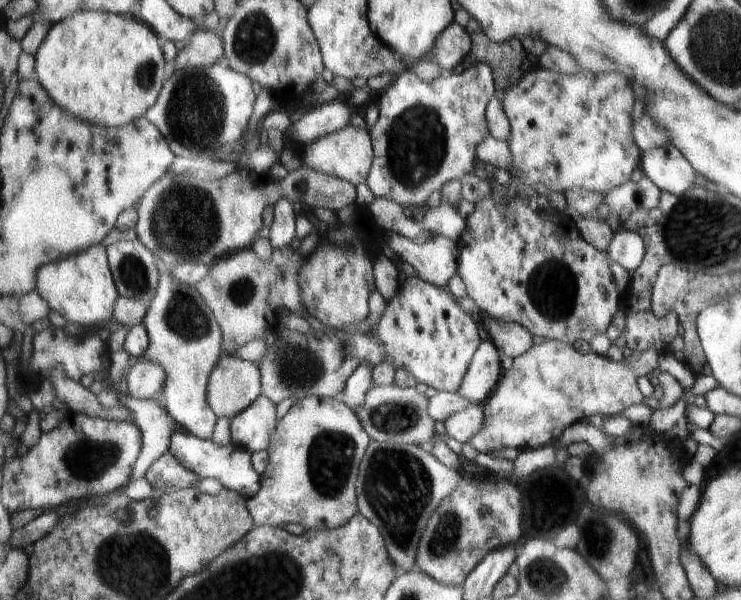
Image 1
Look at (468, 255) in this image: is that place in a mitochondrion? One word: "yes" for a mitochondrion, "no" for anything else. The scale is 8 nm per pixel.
no

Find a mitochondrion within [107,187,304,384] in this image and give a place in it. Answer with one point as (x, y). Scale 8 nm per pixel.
(185, 316)

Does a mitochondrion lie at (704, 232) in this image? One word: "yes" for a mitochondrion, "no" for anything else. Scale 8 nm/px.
yes

